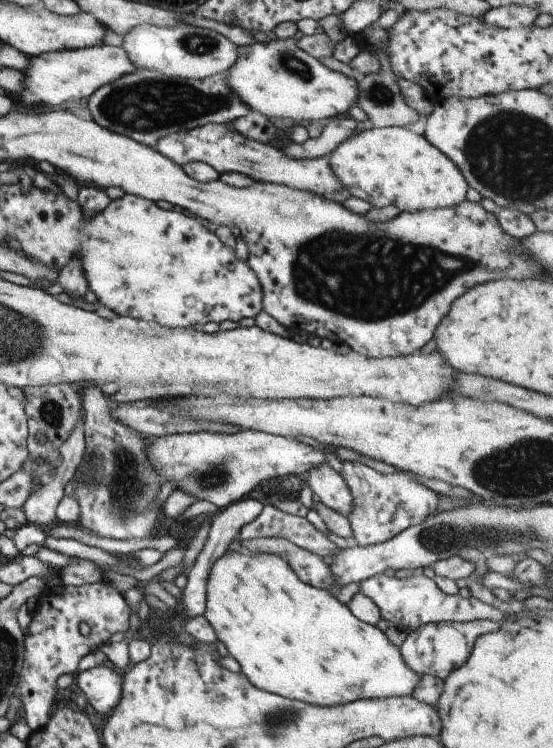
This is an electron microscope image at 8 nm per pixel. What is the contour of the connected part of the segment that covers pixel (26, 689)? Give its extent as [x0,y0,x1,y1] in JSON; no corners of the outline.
[12,581,129,731]

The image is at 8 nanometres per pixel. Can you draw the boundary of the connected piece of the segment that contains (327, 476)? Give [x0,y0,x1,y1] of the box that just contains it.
[306,463,352,518]

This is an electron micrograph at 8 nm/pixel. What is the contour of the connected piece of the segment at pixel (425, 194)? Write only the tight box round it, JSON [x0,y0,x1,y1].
[327,127,468,211]

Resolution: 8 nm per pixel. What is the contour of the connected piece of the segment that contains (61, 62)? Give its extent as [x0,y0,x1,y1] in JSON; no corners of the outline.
[15,45,138,106]

